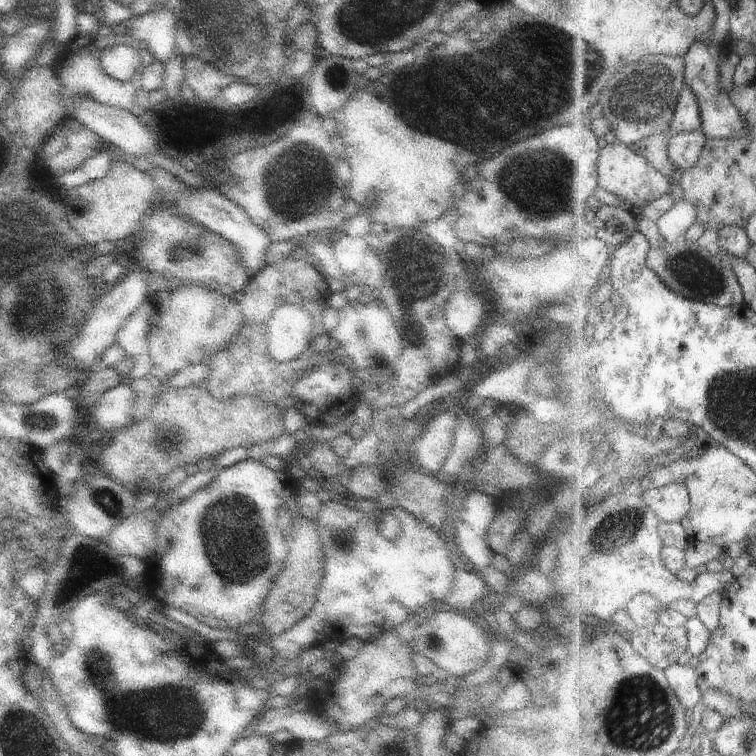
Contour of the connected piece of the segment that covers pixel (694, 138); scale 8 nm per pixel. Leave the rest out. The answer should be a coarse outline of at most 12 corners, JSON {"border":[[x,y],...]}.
{"border":[[700,130],[673,135],[670,158],[690,170],[708,139]]}

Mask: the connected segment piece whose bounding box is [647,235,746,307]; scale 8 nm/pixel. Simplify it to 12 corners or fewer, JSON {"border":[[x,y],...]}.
{"border":[[685,235],[647,263],[688,298],[746,302],[734,266]]}

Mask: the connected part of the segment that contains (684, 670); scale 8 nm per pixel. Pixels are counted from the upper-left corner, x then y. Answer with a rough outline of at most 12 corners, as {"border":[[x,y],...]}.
{"border":[[676,663],[669,681],[688,711],[703,700],[697,668]]}

